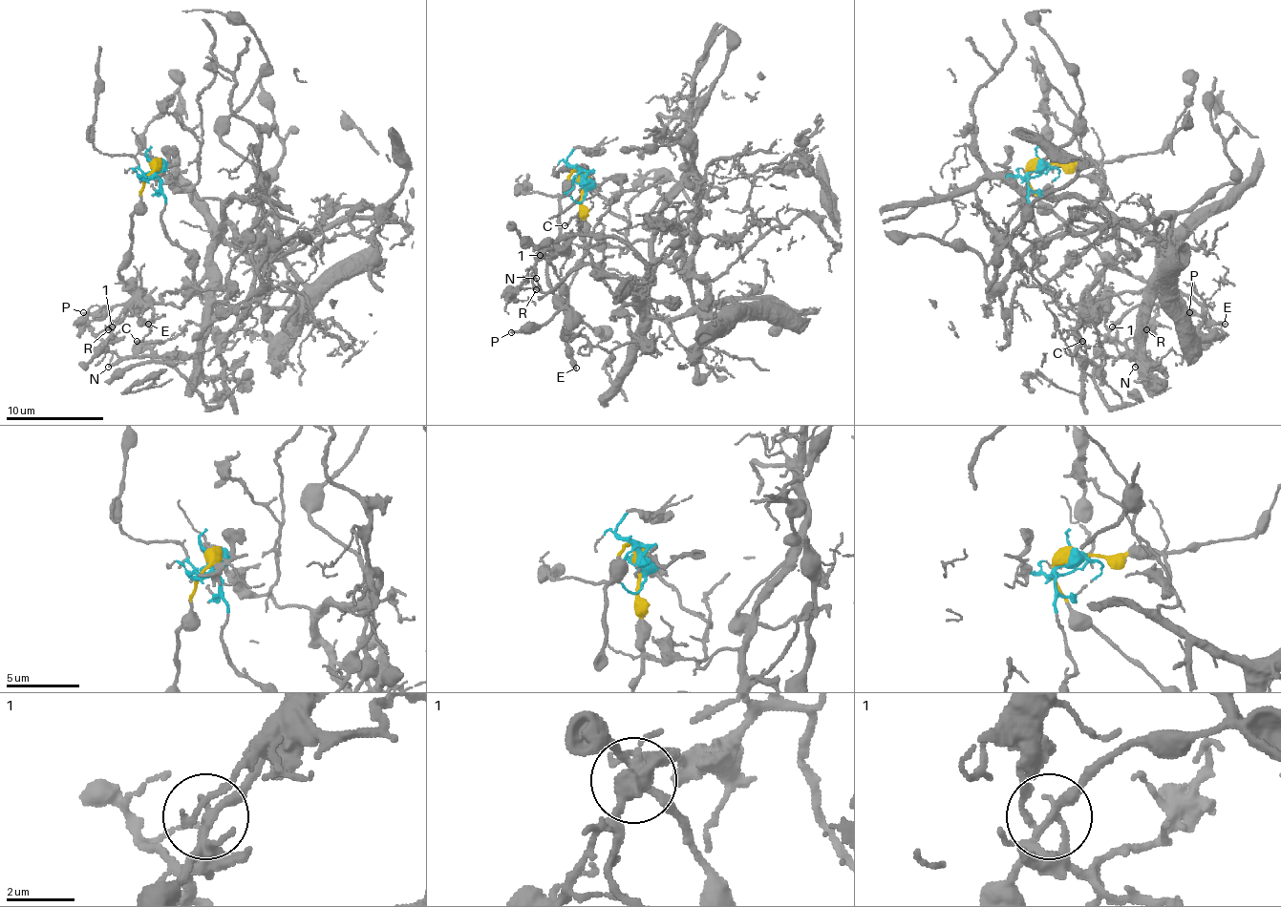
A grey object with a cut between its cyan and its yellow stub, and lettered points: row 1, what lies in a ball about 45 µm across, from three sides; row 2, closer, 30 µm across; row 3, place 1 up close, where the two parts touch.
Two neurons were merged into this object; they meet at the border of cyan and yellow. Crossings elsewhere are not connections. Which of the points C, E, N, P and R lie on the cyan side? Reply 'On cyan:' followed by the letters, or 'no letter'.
On cyan: C, N, R

